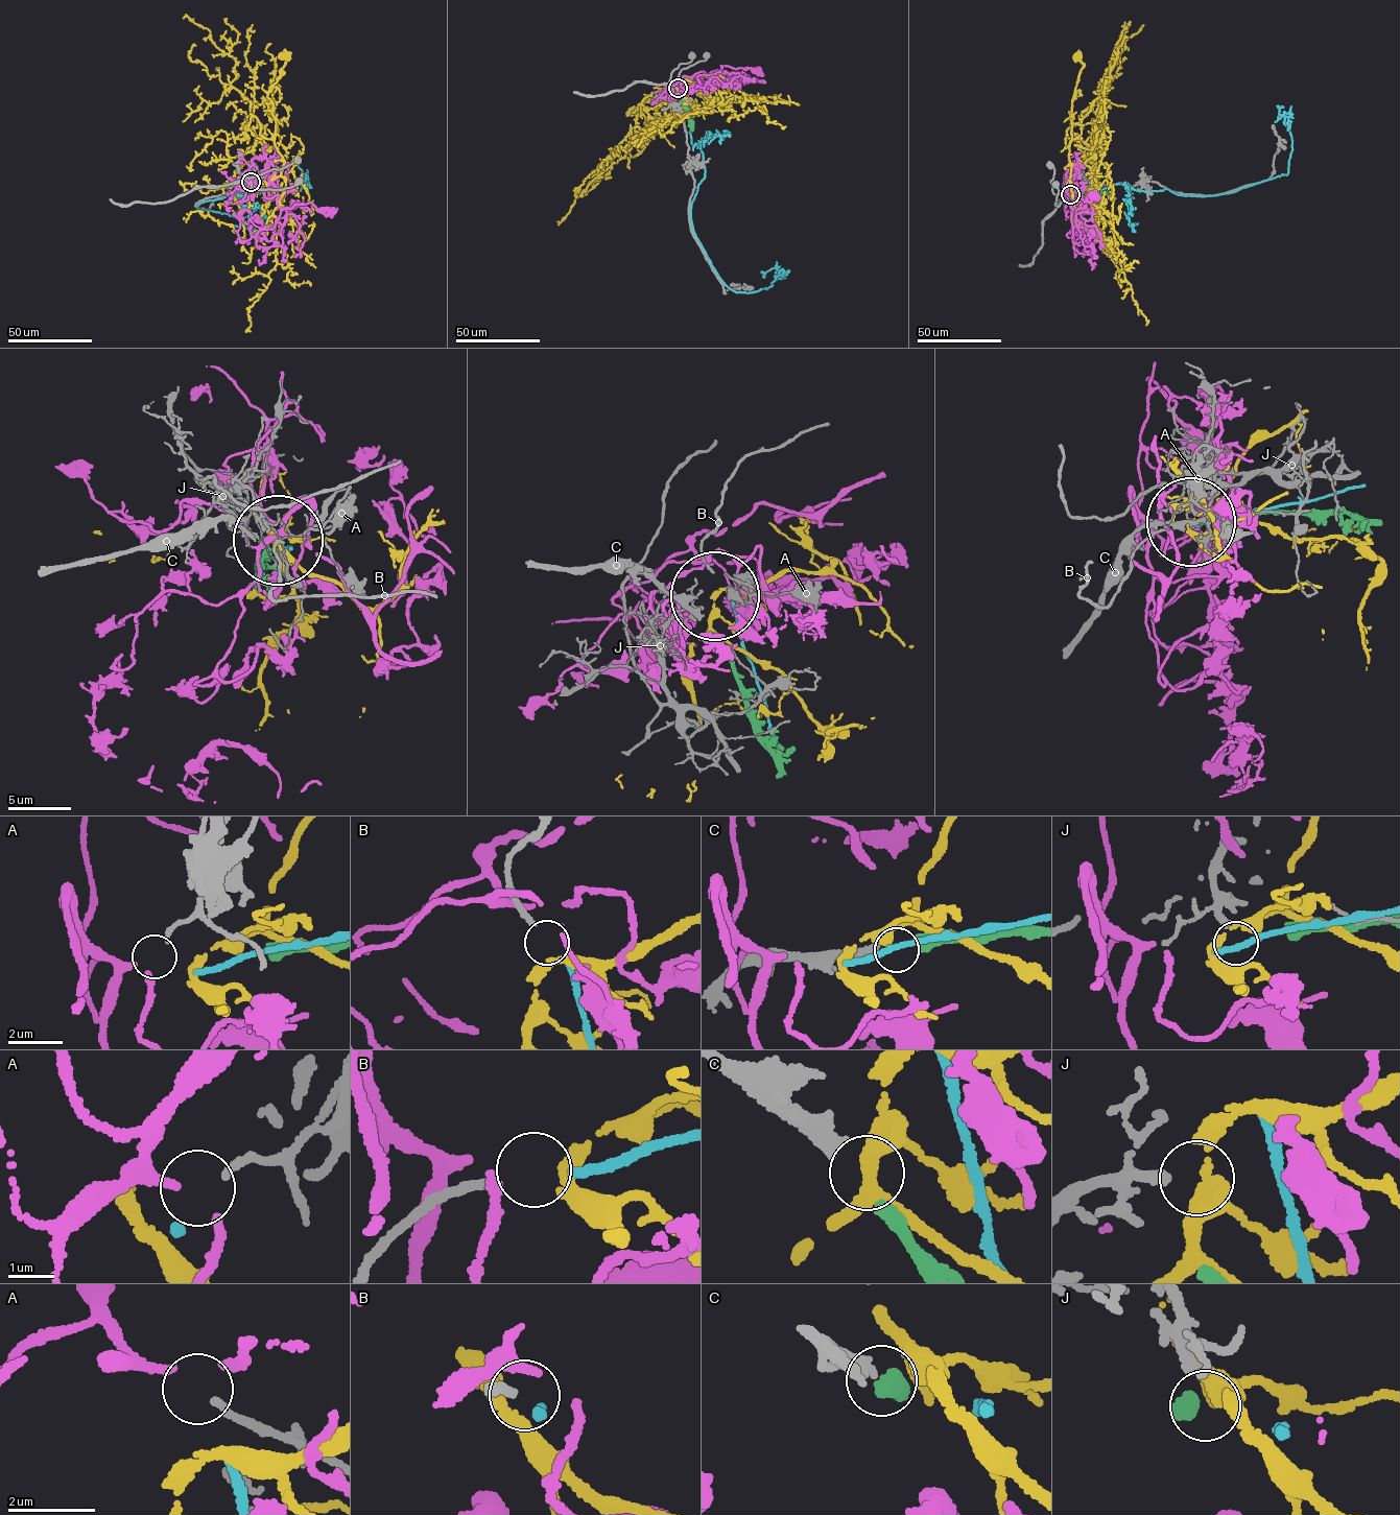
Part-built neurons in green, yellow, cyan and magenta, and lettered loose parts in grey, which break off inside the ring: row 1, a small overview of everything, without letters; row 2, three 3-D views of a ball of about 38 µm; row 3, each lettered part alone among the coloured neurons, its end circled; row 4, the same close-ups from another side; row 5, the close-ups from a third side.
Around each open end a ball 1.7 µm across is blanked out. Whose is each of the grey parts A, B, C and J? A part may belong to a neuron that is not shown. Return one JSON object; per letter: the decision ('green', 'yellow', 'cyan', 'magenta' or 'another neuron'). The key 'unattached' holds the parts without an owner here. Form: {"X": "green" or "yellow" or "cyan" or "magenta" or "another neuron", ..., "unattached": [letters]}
{"A": "magenta", "B": "cyan", "C": "green", "J": "another neuron", "unattached": ["J"]}

